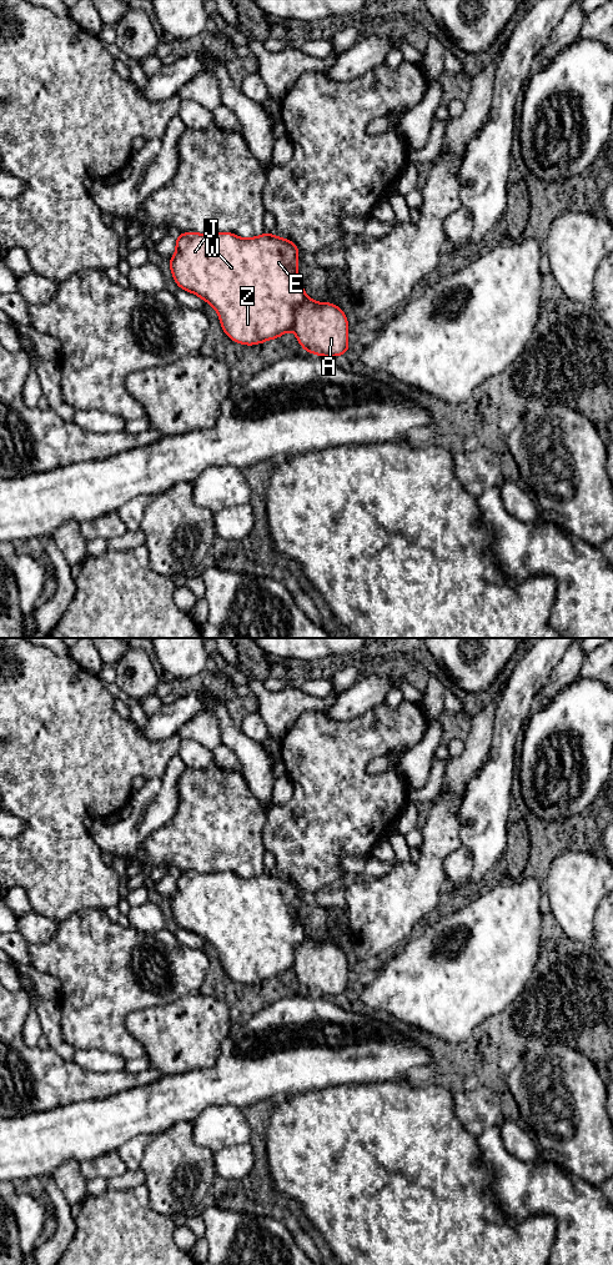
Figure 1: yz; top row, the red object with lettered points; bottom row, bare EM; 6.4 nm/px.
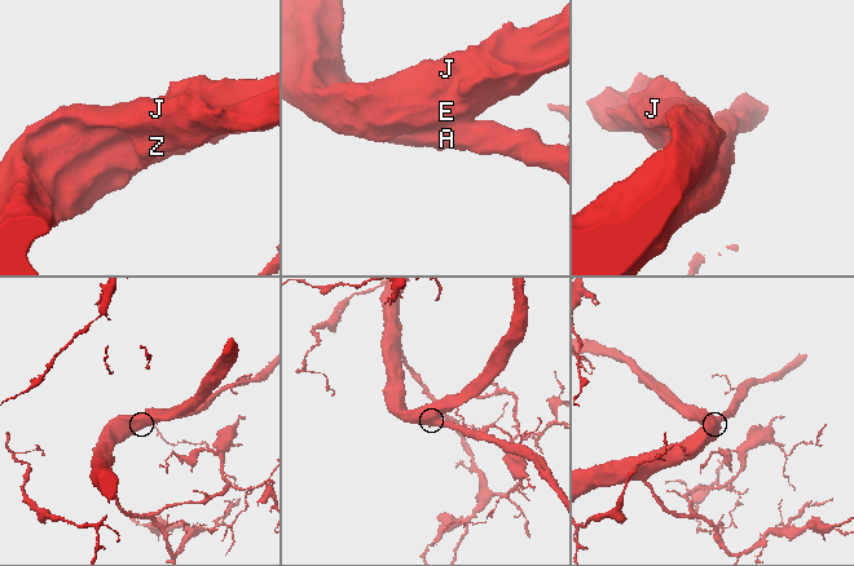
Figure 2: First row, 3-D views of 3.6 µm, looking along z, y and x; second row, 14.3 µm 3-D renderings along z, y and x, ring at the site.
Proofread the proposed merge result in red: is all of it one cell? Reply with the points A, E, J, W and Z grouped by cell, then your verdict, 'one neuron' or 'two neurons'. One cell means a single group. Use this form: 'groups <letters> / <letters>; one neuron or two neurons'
groups A E J W Z; one neuron

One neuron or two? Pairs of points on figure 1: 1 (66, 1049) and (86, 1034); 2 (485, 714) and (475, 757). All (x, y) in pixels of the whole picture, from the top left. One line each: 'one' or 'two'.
1: two
2: one

